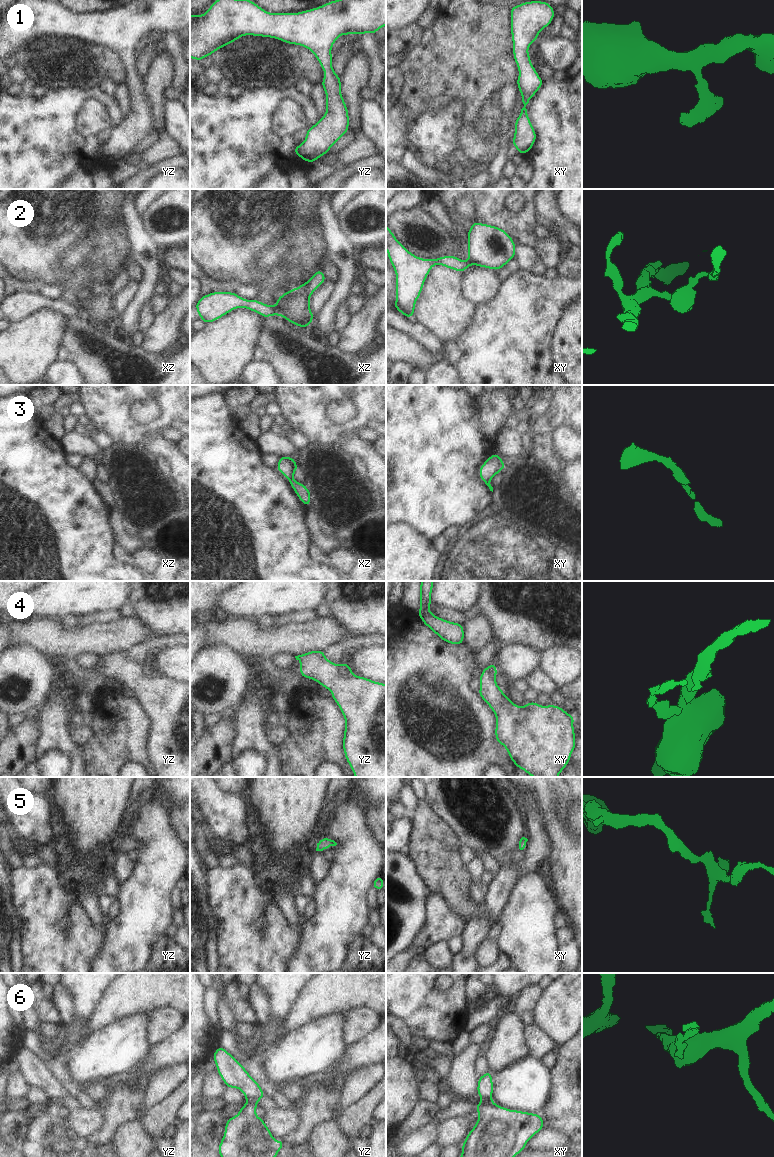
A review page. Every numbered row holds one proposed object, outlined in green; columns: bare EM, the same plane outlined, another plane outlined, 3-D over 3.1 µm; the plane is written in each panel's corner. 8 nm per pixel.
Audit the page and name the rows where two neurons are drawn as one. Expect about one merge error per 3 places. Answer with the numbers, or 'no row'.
3, 4, 6

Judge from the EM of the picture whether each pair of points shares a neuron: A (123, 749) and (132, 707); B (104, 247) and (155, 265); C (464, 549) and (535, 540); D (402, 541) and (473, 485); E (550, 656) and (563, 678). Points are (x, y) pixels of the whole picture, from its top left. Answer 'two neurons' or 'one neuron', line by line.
A: one neuron
B: two neurons
C: one neuron
D: two neurons
E: one neuron

